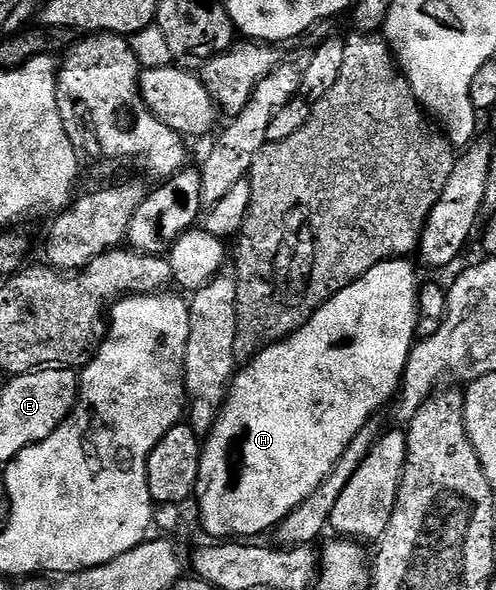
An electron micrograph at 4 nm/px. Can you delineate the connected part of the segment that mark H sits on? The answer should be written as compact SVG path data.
M388 260L369 268L365 276L361 276L349 288L337 292L326 304L317 311L307 323L299 329L296 334L284 338L282 342L274 342L264 350L260 350L250 362L246 363L236 373L230 390L227 391L227 401L223 409L219 411L219 419L211 433L206 435L201 449L203 455L199 461L199 479L195 485L194 497L199 498L199 518L203 521L203 530L212 534L215 540L251 540L254 534L263 534L274 531L275 527L283 521L293 508L301 505L306 498L314 492L319 485L333 472L337 460L349 448L353 436L361 432L361 428L371 419L380 413L383 405L390 403L396 397L397 391L403 380L403 373L407 367L407 361L411 355L411 347L417 341L415 329L419 319L419 288L421 278L415 275L413 267L407 260Z

